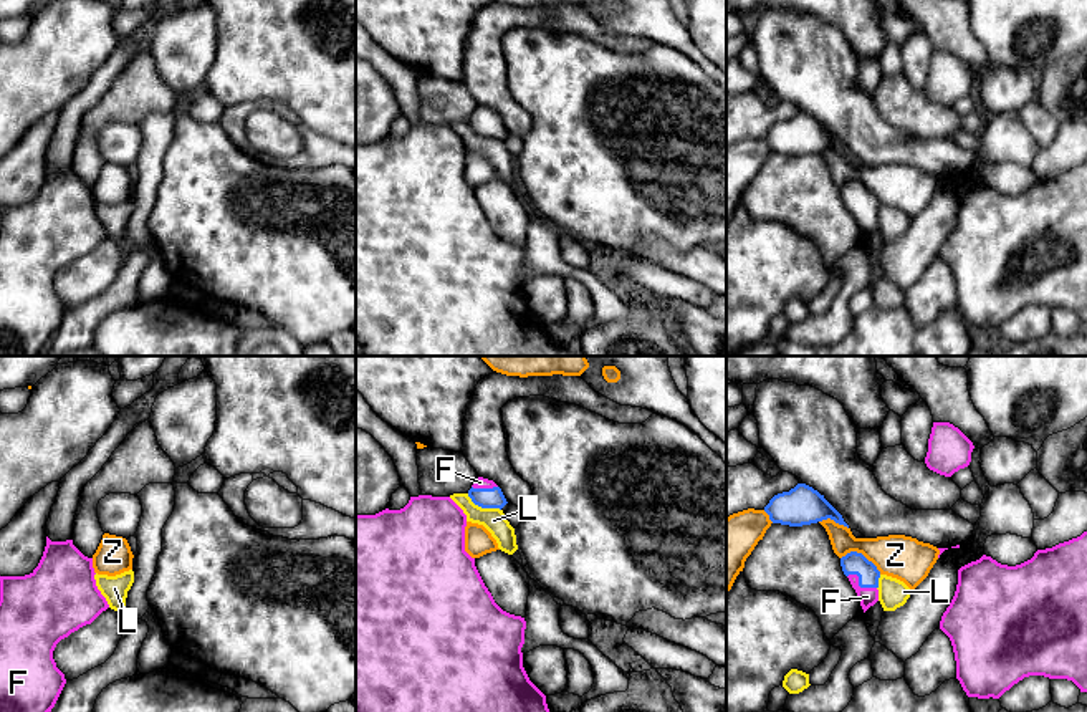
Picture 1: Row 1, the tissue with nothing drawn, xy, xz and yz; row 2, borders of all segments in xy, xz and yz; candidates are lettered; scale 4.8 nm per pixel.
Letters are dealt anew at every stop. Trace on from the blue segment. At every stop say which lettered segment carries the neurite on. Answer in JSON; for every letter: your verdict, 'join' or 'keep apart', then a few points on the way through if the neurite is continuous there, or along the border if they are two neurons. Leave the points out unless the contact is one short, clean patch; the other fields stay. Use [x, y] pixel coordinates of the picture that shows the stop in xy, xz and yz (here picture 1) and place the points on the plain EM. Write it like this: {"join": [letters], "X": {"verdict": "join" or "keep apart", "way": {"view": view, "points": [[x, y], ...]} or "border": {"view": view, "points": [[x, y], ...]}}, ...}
{"join": ["F"], "F": {"verdict": "join", "way": {"view": "yz", "points": [[852, 192], [859, 199], [859, 214], [867, 226]]}}, "L": {"verdict": "keep apart", "border": {"view": "xz", "points": [[467, 123], [475, 133], [500, 139]]}}, "Z": {"verdict": "keep apart"}}

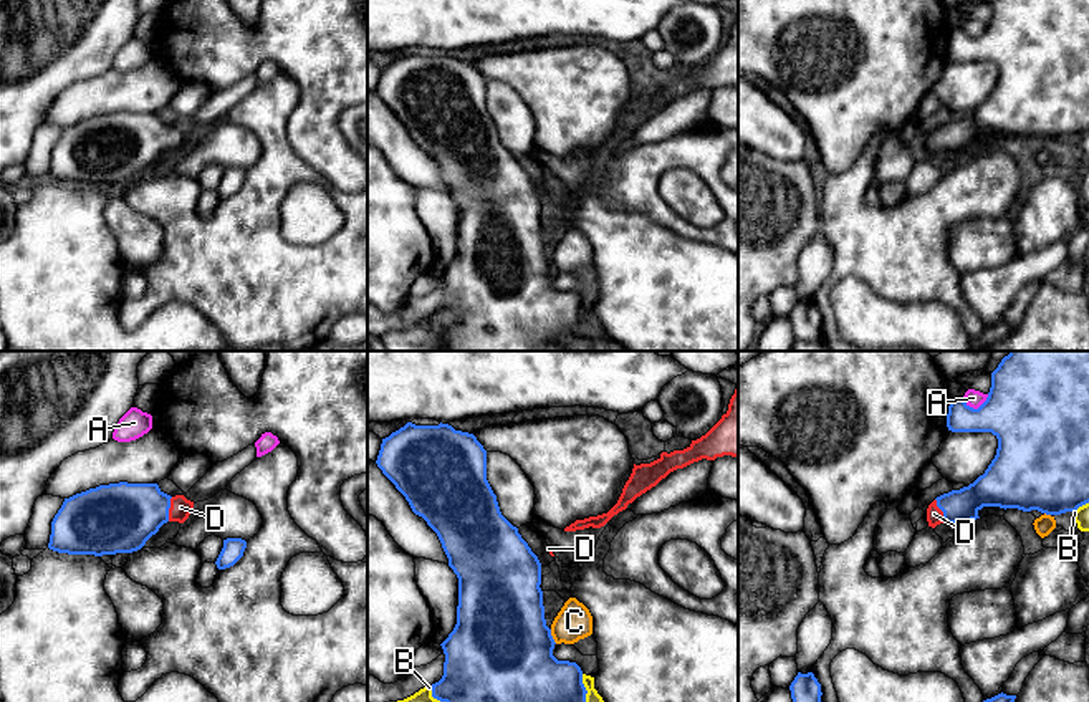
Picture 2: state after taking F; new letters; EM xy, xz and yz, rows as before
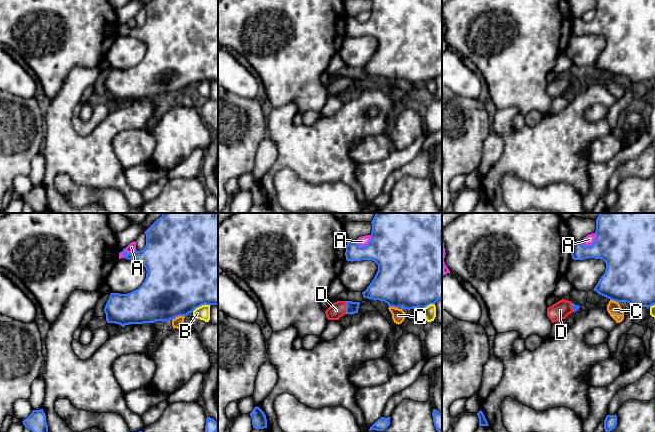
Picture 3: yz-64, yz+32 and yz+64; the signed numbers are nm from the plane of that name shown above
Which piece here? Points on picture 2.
{"join": ["D"], "A": {"verdict": "keep apart"}, "B": {"verdict": "keep apart"}, "C": {"verdict": "keep apart"}, "D": {"verdict": "join"}}

